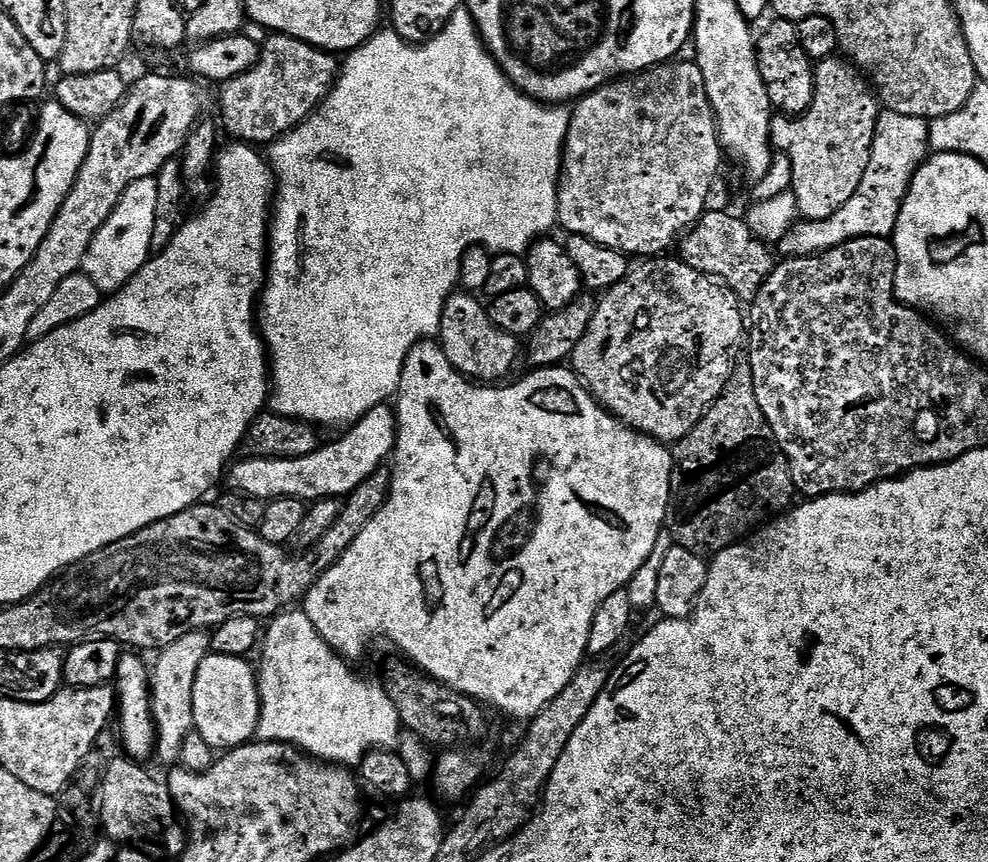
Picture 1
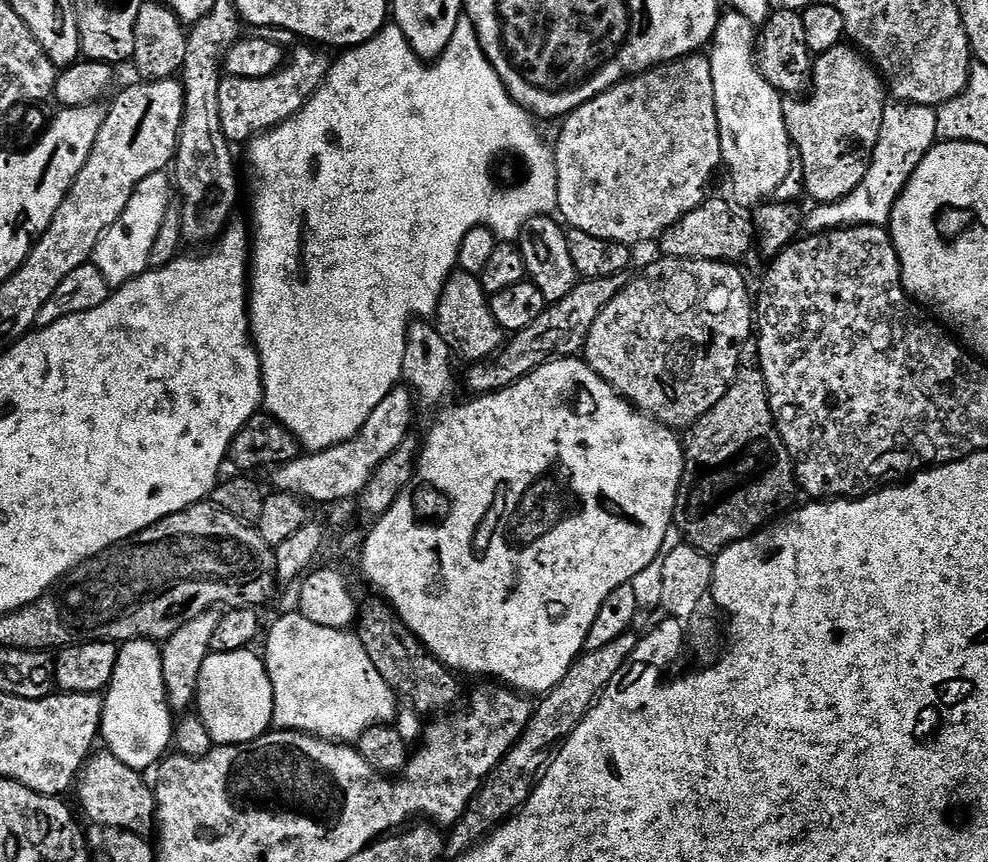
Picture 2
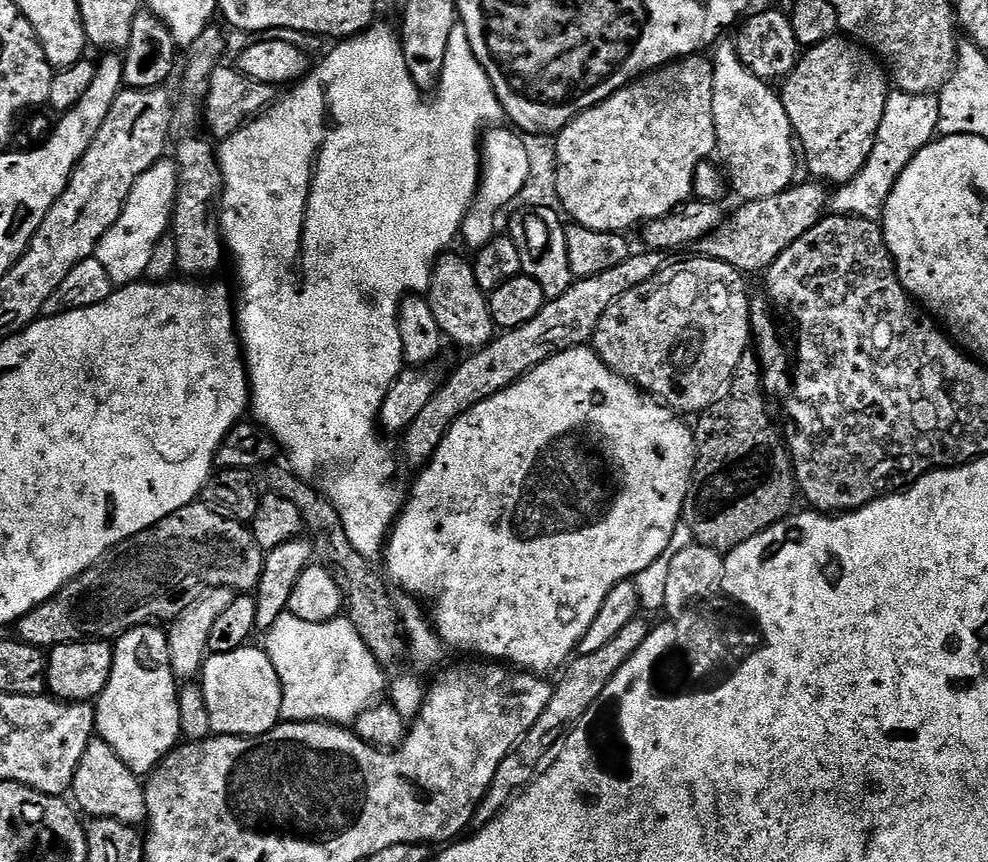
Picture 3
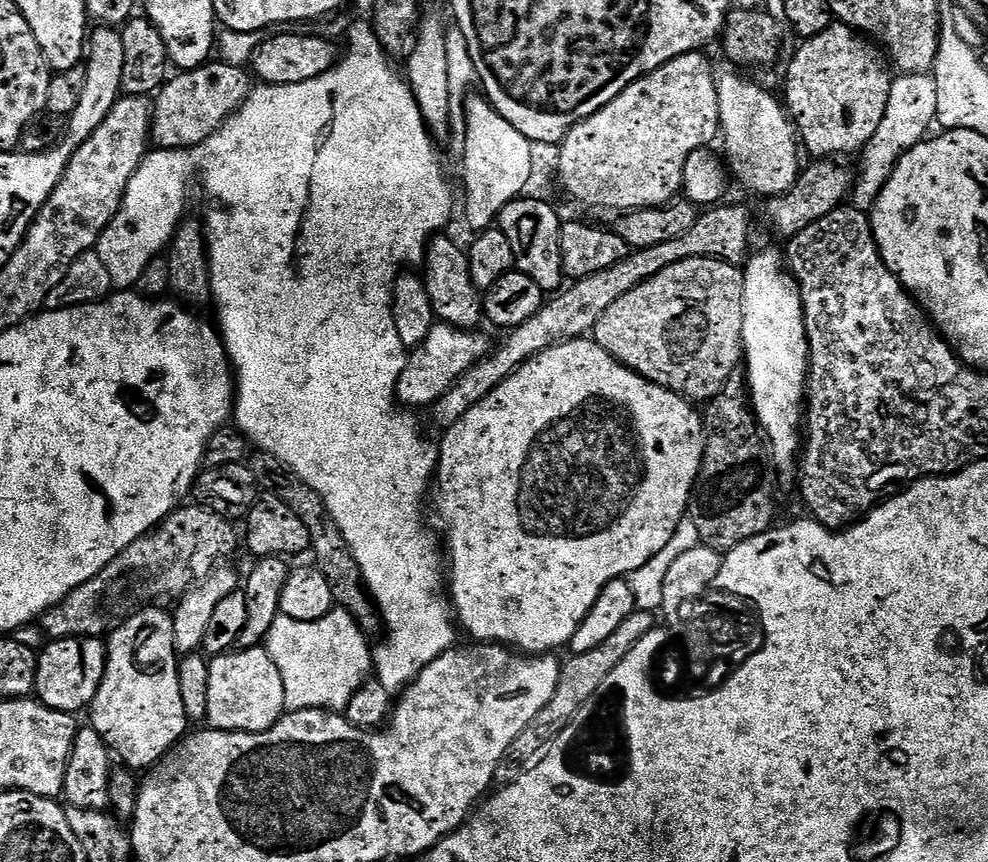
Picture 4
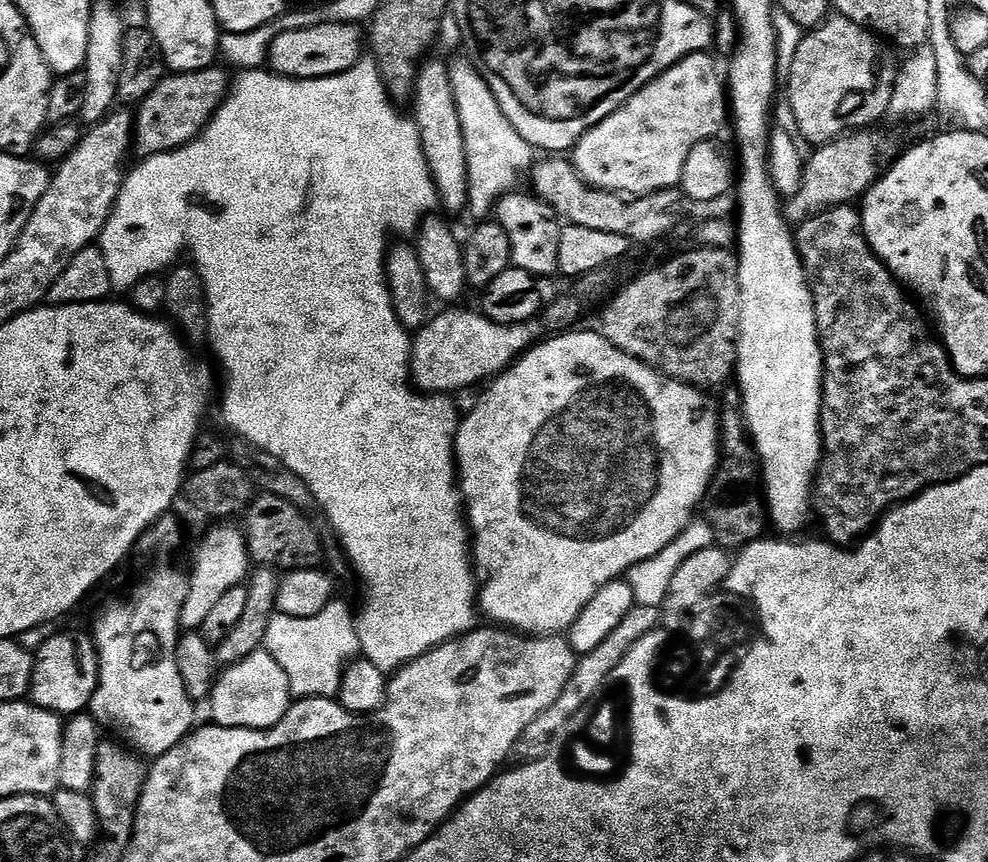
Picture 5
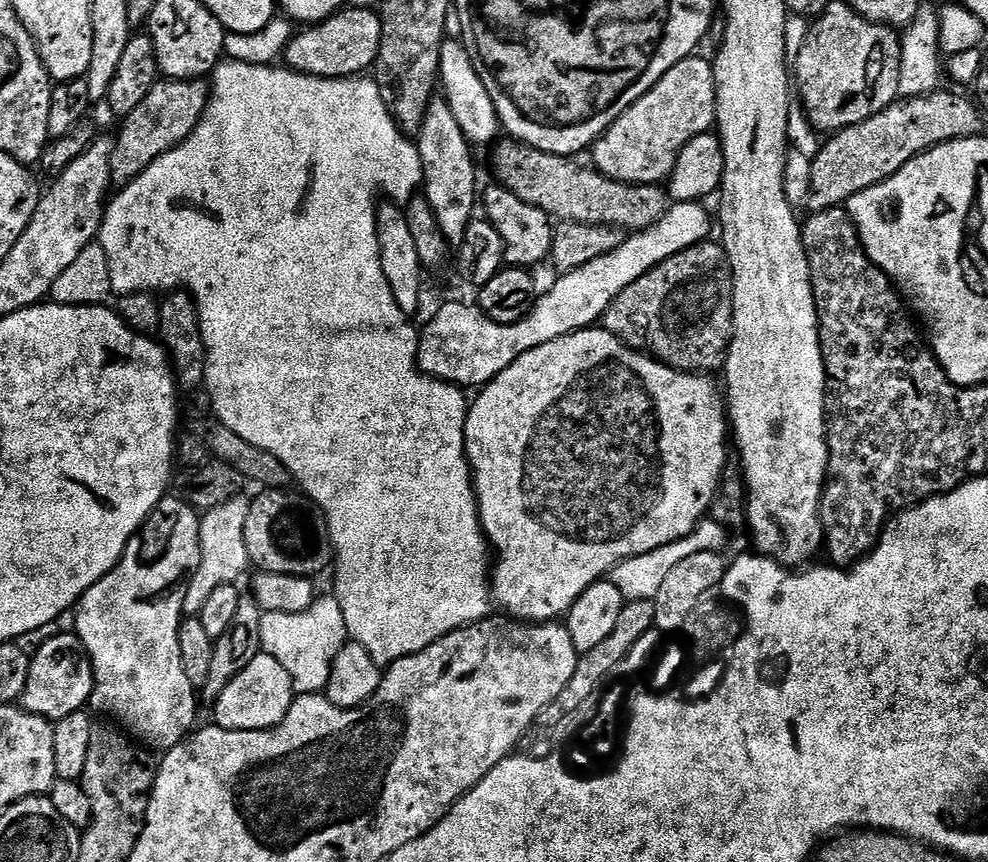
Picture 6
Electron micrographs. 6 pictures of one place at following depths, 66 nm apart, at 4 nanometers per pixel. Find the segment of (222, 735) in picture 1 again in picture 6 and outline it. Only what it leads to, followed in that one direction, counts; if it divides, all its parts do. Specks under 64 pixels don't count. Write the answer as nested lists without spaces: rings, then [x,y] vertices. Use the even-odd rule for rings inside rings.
[[[259,655],[254,658],[222,690],[219,699],[214,702],[216,708],[215,723],[222,728],[239,732],[260,732],[264,728],[275,728],[286,718],[294,699],[294,689],[290,674],[273,656]]]

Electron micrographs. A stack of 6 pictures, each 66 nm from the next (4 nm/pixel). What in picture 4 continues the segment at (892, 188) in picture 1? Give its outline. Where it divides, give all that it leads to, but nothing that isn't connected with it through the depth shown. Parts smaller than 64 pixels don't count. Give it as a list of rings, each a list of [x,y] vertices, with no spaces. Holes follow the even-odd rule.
[[[903,73],[893,79],[886,114],[878,124],[874,138],[860,152],[860,172],[857,171],[852,191],[855,207],[869,211],[876,204],[877,195],[896,168],[897,162],[929,135],[928,130],[936,121],[937,108],[938,84],[931,73]]]

